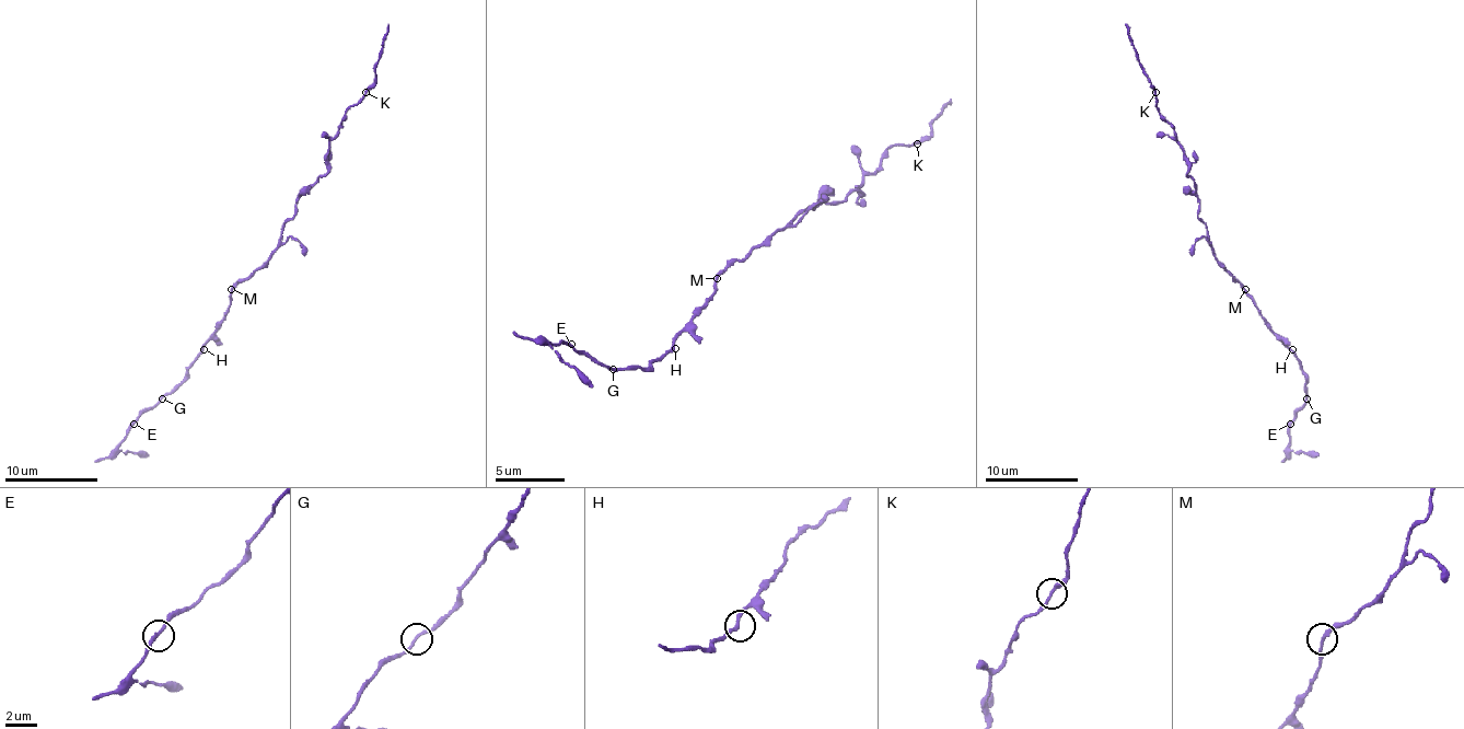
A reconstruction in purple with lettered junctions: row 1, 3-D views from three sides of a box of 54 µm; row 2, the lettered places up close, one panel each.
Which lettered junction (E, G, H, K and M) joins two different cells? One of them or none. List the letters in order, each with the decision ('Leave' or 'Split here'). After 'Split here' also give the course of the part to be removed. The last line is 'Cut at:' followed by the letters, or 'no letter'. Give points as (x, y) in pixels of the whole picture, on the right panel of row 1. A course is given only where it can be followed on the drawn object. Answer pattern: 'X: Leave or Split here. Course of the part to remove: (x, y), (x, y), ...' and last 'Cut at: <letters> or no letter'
E: Leave
G: Leave
H: Leave
K: Leave
M: Leave
Cut at: no letter

